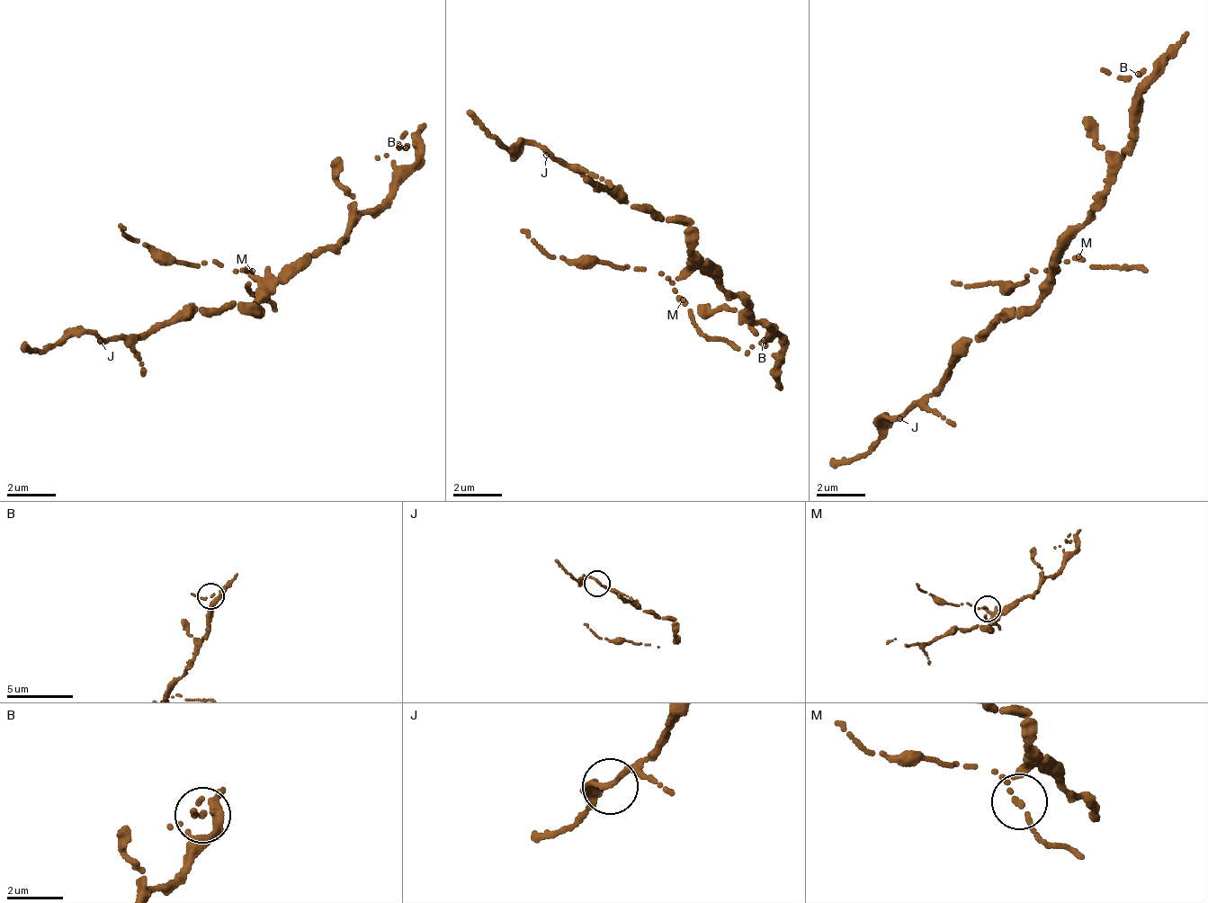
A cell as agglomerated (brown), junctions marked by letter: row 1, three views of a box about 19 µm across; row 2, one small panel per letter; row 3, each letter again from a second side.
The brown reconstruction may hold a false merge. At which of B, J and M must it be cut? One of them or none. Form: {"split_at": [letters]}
{"split_at": ["M"]}

